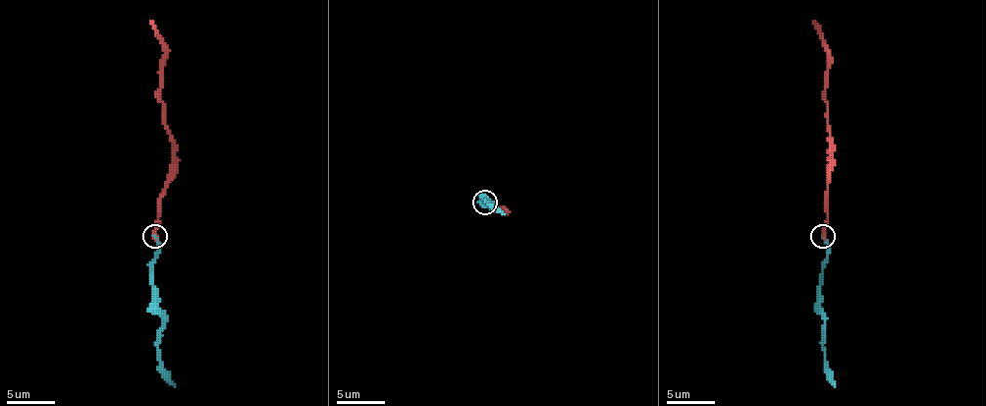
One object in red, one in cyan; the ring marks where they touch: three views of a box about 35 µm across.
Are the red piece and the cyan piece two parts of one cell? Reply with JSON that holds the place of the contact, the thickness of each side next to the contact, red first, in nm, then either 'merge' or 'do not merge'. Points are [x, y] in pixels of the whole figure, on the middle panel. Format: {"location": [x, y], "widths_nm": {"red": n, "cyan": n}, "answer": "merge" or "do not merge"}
{"location": [484, 202], "widths_nm": {"red": 280, "cyan": 130}, "answer": "merge"}

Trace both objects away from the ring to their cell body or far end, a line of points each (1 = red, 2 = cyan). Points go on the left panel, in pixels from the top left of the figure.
1: (155, 235), (157, 203), (170, 172), (175, 141), (160, 98), (165, 45), (150, 21)
2: (155, 235), (155, 311), (162, 318), (157, 350), (160, 372), (175, 386)

